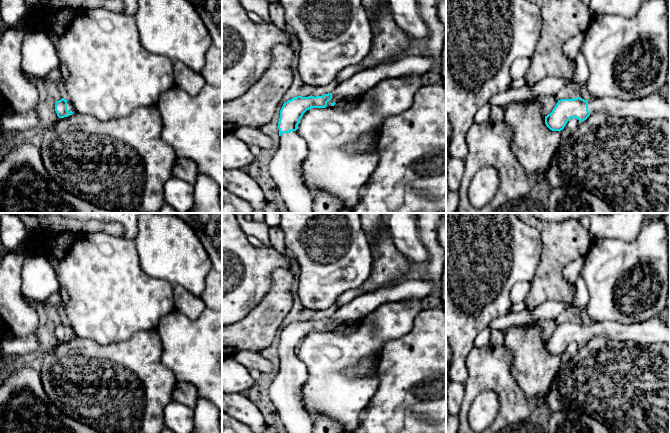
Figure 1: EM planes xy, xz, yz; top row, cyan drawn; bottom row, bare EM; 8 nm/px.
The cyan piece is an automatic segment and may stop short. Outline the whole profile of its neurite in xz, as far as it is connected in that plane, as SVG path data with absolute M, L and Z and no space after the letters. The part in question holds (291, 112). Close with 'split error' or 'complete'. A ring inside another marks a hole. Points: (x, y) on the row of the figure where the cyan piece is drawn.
M332 93L322 96L294 97L285 102L278 121L278 148L269 163L281 199L289 213L312 213L313 199L305 186L302 164L308 156L308 146L297 133L303 114L311 108L326 108Z; split error

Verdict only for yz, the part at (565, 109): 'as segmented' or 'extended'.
extended

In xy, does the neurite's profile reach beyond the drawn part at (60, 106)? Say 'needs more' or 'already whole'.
needs more

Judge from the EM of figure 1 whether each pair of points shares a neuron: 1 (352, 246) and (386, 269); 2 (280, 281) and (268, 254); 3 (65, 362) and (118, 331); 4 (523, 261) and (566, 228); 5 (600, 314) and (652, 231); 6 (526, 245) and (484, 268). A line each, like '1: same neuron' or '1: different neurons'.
1: different neurons
2: different neurons
3: different neurons
4: different neurons
5: same neuron
6: same neuron

